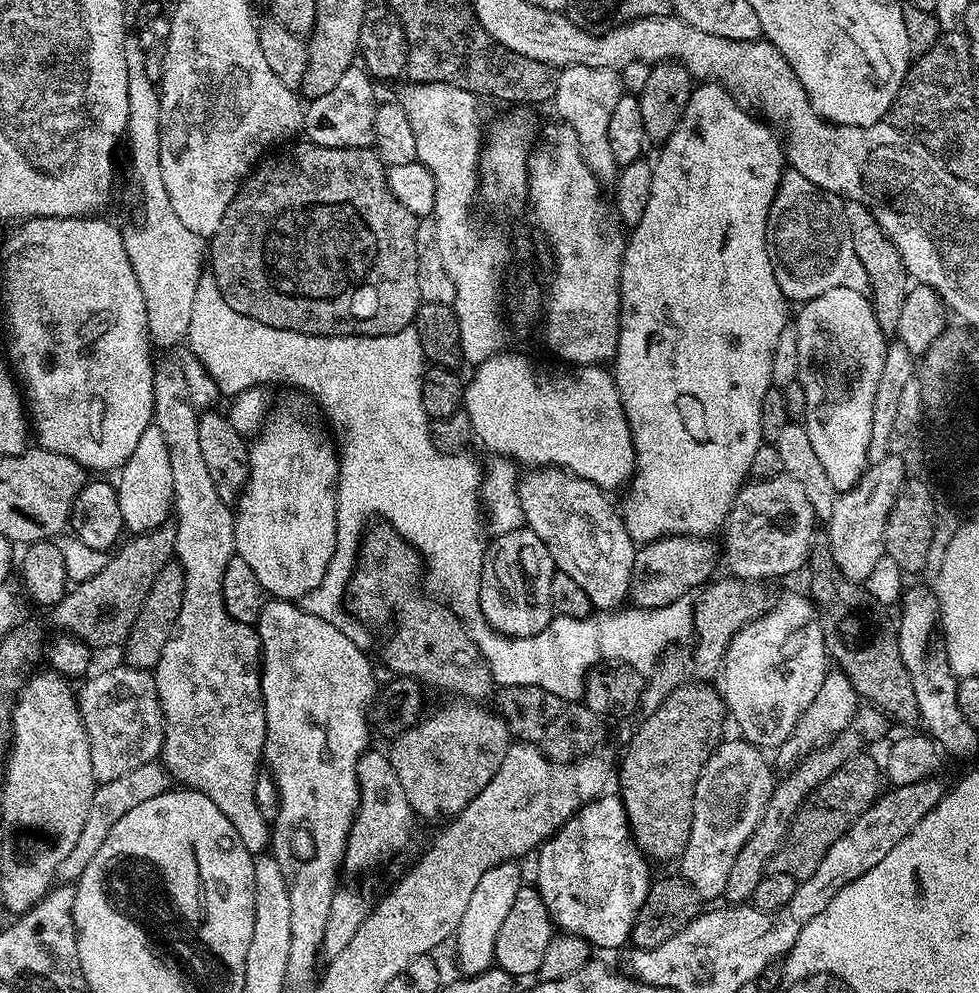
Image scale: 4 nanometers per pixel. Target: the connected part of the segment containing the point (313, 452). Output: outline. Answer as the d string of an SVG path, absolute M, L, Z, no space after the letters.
M282 408L265 419L263 428L248 449L250 474L244 493L234 505L236 525L236 555L250 565L258 582L269 597L299 601L322 578L328 569L336 545L336 483L340 477L340 461L335 447L316 437L316 432L304 420Z

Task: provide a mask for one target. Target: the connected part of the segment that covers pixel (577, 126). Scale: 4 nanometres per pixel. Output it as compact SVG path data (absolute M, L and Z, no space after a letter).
M570 66L556 78L554 107L559 119L574 130L578 138L578 150L582 150L582 162L590 168L601 185L608 186L616 179L618 165L610 151L610 117L618 98L622 95L621 73L614 68L598 66Z

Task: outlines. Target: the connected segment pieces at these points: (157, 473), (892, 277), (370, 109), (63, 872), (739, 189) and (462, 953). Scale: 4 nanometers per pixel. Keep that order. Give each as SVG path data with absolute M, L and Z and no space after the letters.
M155 426L148 428L142 438L138 438L138 446L134 446L134 454L119 469L120 481L114 487L118 494L118 506L122 506L124 527L129 533L139 534L153 532L169 519L174 508L172 491L174 478L170 470L170 454L166 450L166 442L162 438L162 430Z
M852 200L845 203L843 209L850 226L850 238L854 242L854 254L858 254L858 262L866 266L870 299L874 314L878 318L878 326L884 331L885 337L895 337L898 317L902 315L902 302L906 302L910 287L910 277L902 262L902 254L898 254L898 246L890 242L890 238L884 233L882 226L878 226L871 210L865 204Z
M353 66L342 74L334 90L308 100L304 110L303 131L314 144L327 148L372 148L376 142L374 118L378 107L373 77L363 67Z
M153 762L138 766L138 770L129 770L127 774L122 774L122 778L114 778L110 782L100 784L97 787L94 798L90 798L90 811L86 814L86 823L82 826L82 834L78 834L78 842L74 842L74 850L62 858L58 866L55 879L60 882L75 882L79 880L82 870L86 870L86 862L94 856L94 850L106 842L106 834L118 822L118 818L123 818L129 810L134 810L134 806L139 806L141 802L147 802L149 798L158 798L158 794L169 791L170 777L164 770L163 763Z
M704 82L693 87L684 113L674 126L673 133L659 149L660 157L652 164L650 202L646 205L646 214L642 214L642 222L631 229L632 236L630 232L624 245L624 261L620 267L620 333L614 375L616 389L622 398L622 406L630 426L632 445L636 451L636 471L627 489L629 492L624 500L624 508L622 504L624 525L636 542L660 540L664 536L715 537L725 527L736 495L749 479L750 462L762 443L762 398L773 387L774 350L785 324L790 320L790 304L784 299L774 278L774 266L770 262L766 242L766 222L770 206L786 171L786 153L781 137L777 133L775 136L771 131L775 132L763 119L741 108L720 84Z
M509 862L486 870L478 886L474 886L474 894L470 894L466 914L462 914L462 922L454 937L456 960L460 963L464 976L476 976L493 967L496 935L498 930L502 930L502 922L506 922L506 914L510 914L510 906L514 906L514 898L518 898L518 890L522 886L518 865L519 863Z

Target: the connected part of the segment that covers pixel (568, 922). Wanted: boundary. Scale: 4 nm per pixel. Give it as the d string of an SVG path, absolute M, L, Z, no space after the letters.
M605 794L596 797L588 804L582 805L568 821L552 835L552 839L544 841L538 849L540 857L536 860L536 880L534 880L534 887L540 892L542 902L546 902L546 910L552 916L552 923L561 933L570 936L581 936L584 941L592 945L593 949L600 950L600 948L620 948L625 943L629 943L632 935L632 927L638 918L638 910L642 910L642 902L646 902L646 894L649 888L652 887L654 879L653 873L648 873L650 861L643 852L636 846L635 840L632 839L628 831L628 815L624 809L624 804L620 801L619 795Z

